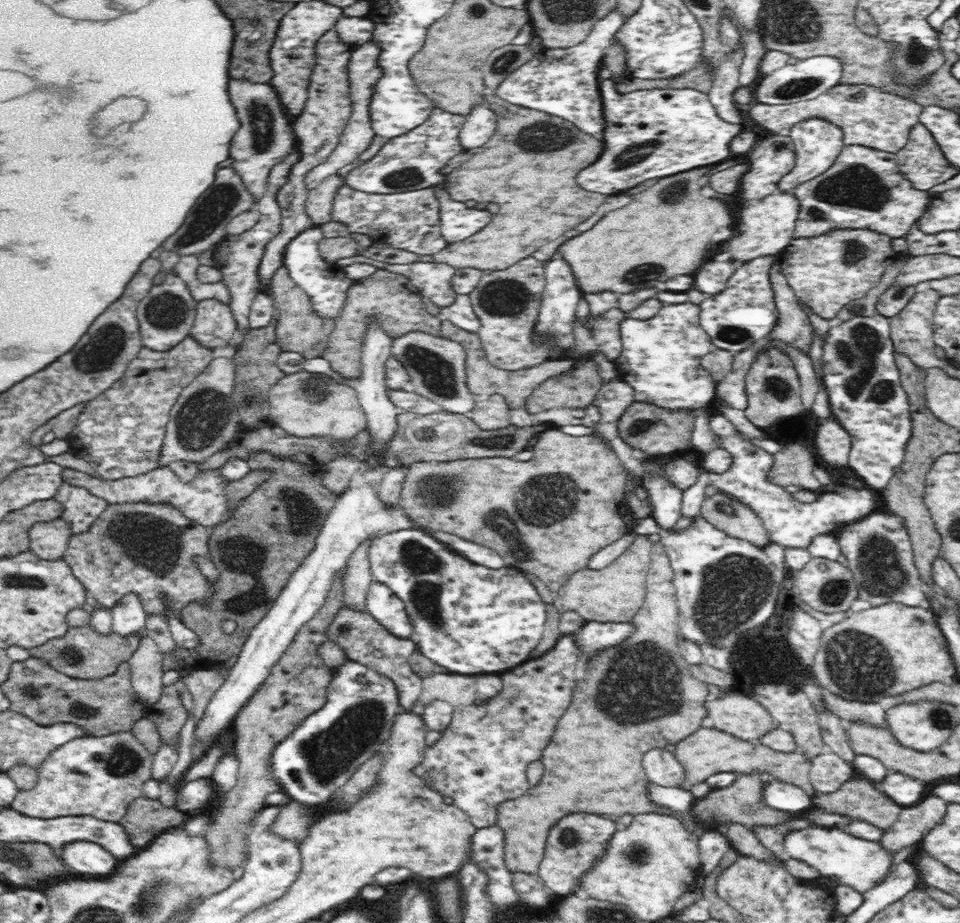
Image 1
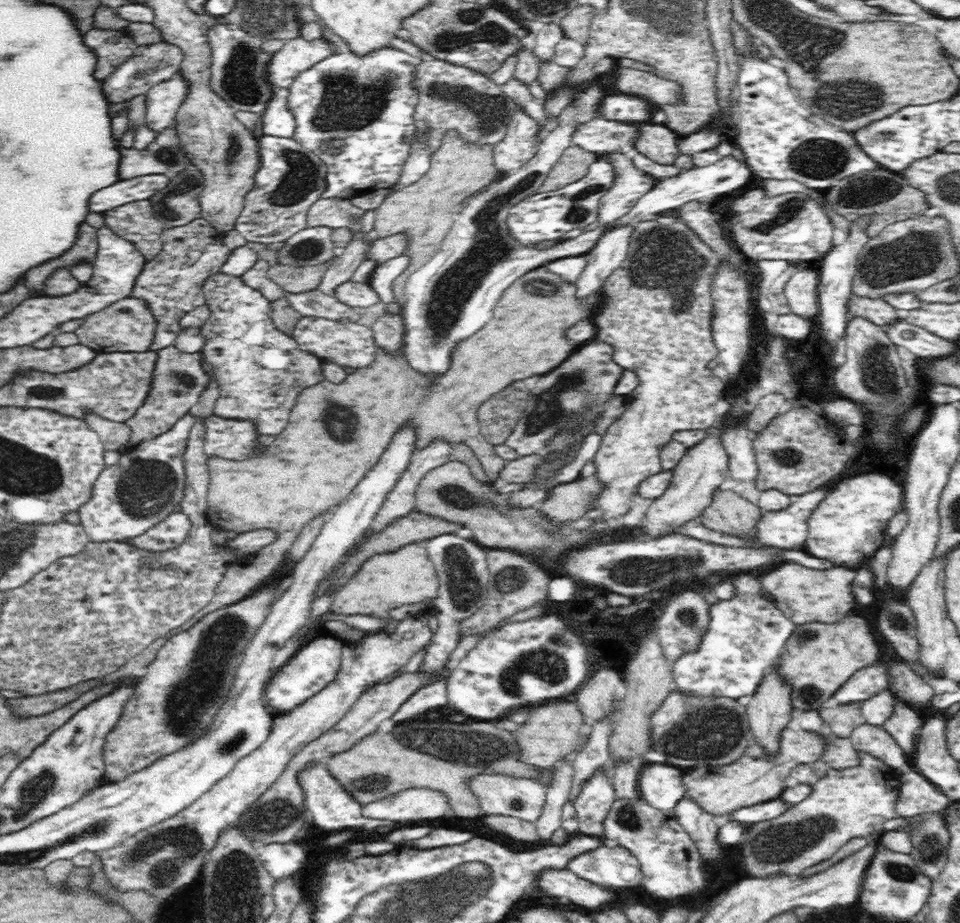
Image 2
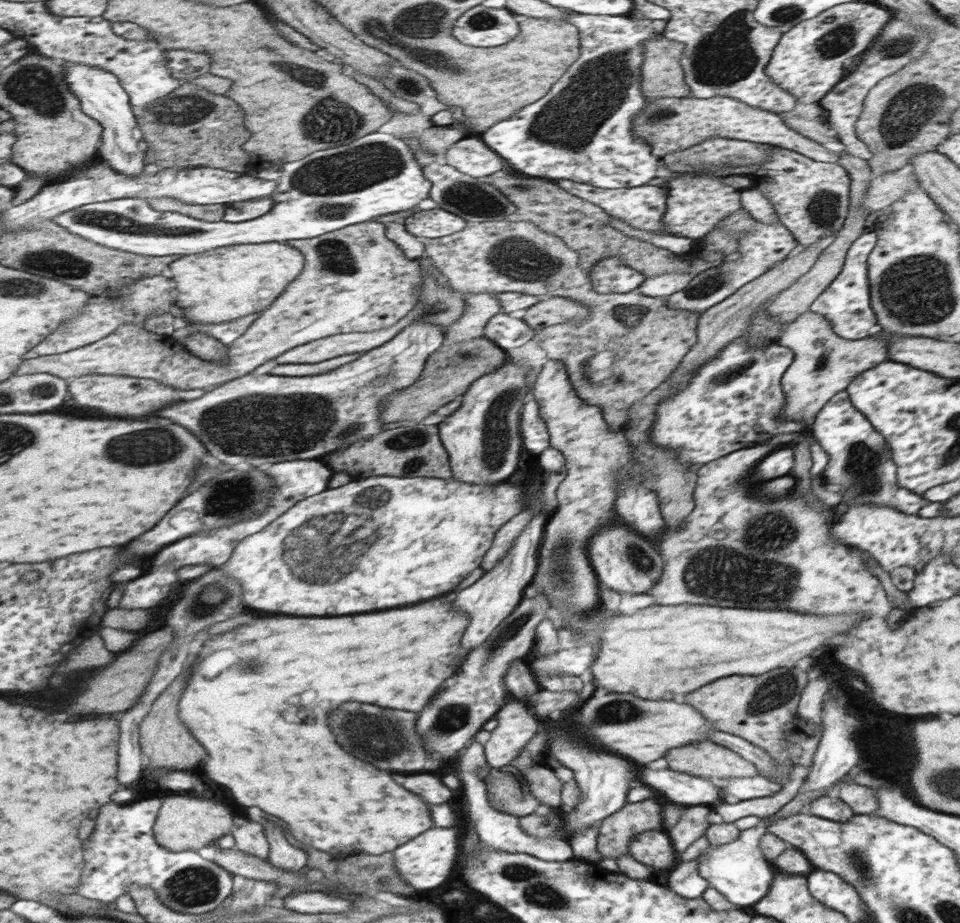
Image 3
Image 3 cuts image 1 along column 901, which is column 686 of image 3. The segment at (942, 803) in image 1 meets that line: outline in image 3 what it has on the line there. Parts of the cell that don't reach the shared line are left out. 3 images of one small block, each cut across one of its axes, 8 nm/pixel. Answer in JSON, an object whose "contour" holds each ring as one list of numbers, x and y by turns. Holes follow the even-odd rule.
{"contour":[[705,805,691,806,687,812,680,815,680,820,670,829,668,835,671,838,671,846,676,856,679,856,685,848,688,848,697,838,704,835,709,823,705,820,705,814,709,813,709,807]]}

